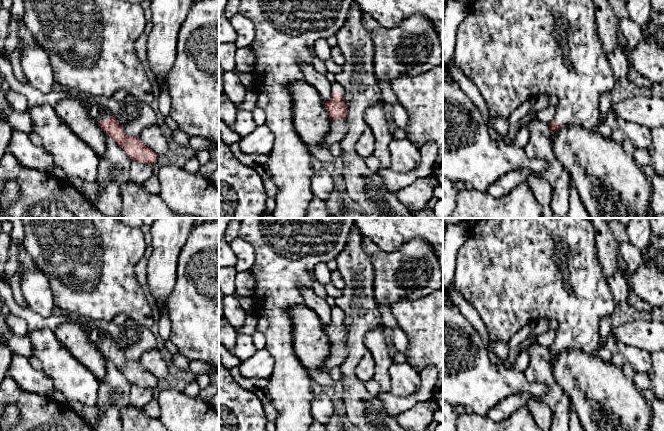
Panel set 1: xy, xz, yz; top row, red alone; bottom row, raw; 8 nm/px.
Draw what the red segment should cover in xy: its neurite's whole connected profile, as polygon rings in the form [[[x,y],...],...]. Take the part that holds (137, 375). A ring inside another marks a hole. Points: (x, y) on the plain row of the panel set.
[[[100,331],[100,337],[96,341],[96,345],[104,357],[114,363],[132,385],[155,389],[156,377],[145,370],[139,361],[135,362],[126,359],[122,350],[108,332]]]

